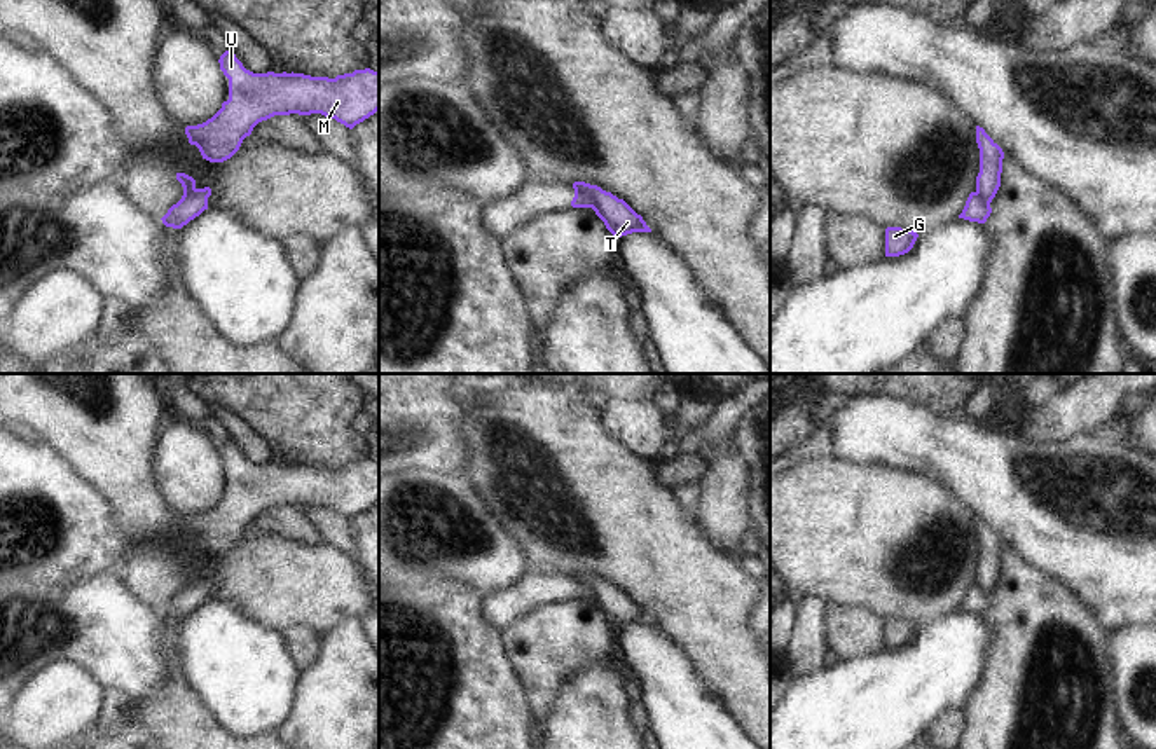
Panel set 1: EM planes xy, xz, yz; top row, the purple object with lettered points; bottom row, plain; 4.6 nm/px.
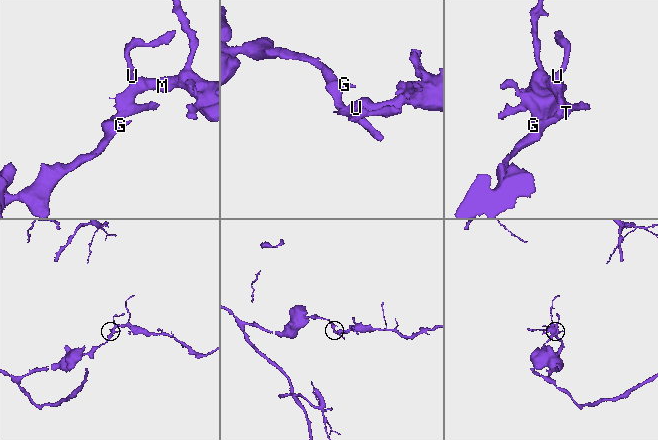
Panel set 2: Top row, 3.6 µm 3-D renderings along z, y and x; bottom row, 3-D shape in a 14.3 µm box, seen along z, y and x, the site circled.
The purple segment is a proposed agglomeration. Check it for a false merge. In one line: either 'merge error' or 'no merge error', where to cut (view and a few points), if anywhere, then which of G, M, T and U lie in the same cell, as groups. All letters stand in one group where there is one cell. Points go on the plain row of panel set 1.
merge error; cut xz (575, 580), (587, 585), (592, 597); groups G T / M U

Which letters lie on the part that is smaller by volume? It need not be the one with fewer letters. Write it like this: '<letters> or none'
M, U

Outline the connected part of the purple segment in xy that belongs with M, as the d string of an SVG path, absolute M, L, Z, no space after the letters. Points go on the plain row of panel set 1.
M231 440L218 454L229 470L229 491L206 513L185 519L189 534L210 553L231 550L253 519L274 506L321 505L353 520L379 501L379 463L370 459L335 470L253 464Z

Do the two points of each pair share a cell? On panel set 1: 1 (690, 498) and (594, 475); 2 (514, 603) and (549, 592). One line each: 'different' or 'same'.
1: different
2: same

